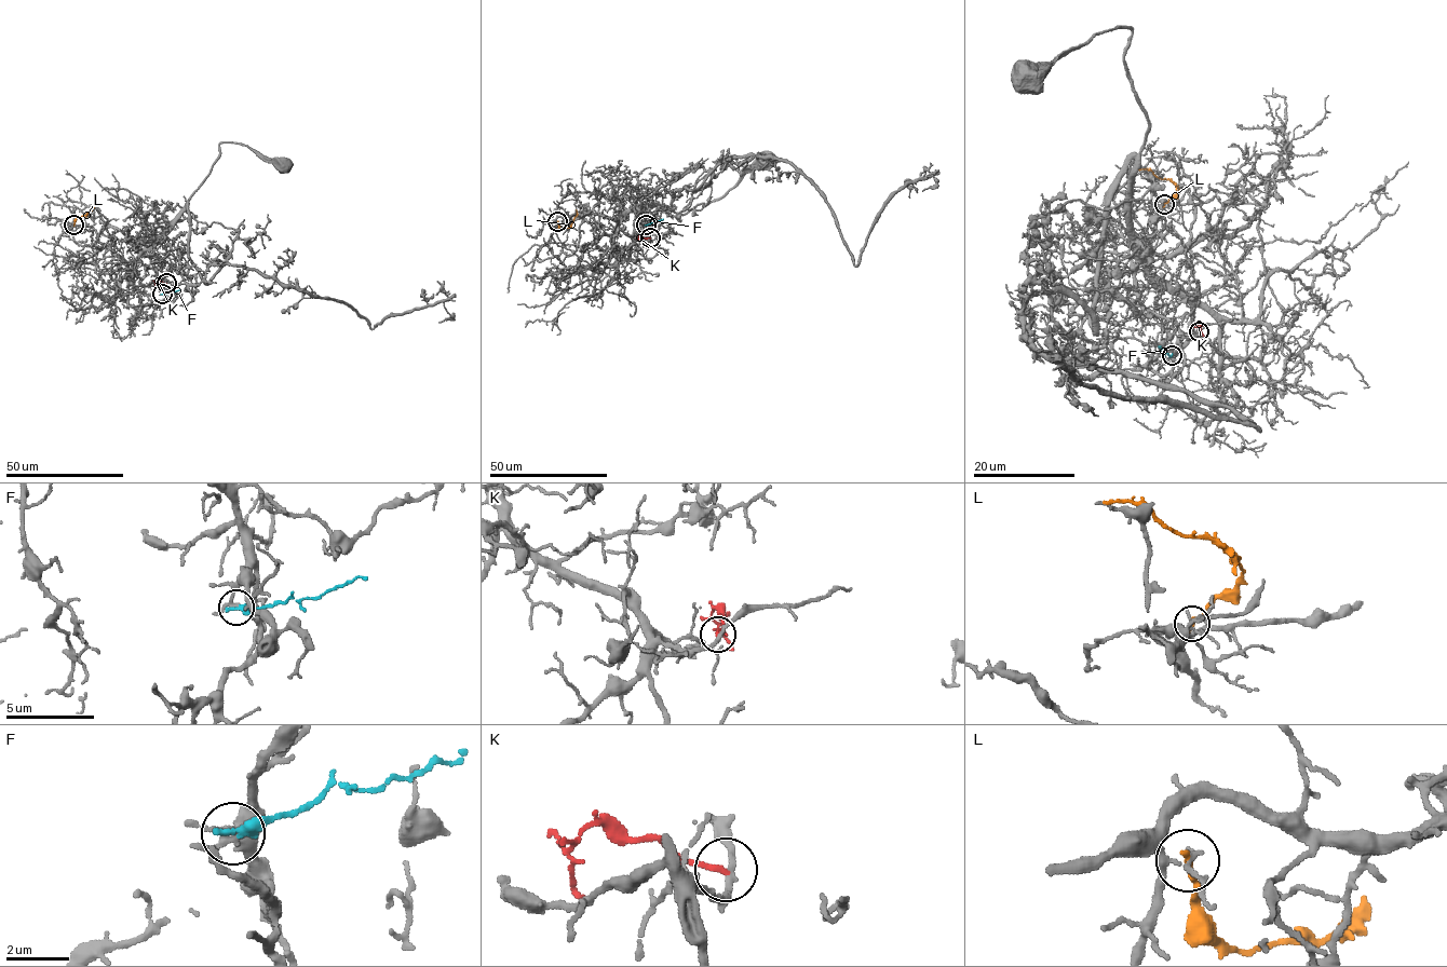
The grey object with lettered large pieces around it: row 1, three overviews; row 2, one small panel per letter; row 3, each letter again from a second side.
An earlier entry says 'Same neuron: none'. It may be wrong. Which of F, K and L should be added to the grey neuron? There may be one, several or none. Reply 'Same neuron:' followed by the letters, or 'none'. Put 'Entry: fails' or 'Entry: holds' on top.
Entry: fails
Same neuron: F

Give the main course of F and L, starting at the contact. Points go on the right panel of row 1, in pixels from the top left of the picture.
F: (1172, 355), (1158, 345)
L: (1164, 204), (1178, 191), (1177, 185), (1159, 178), (1149, 169), (1138, 169)

